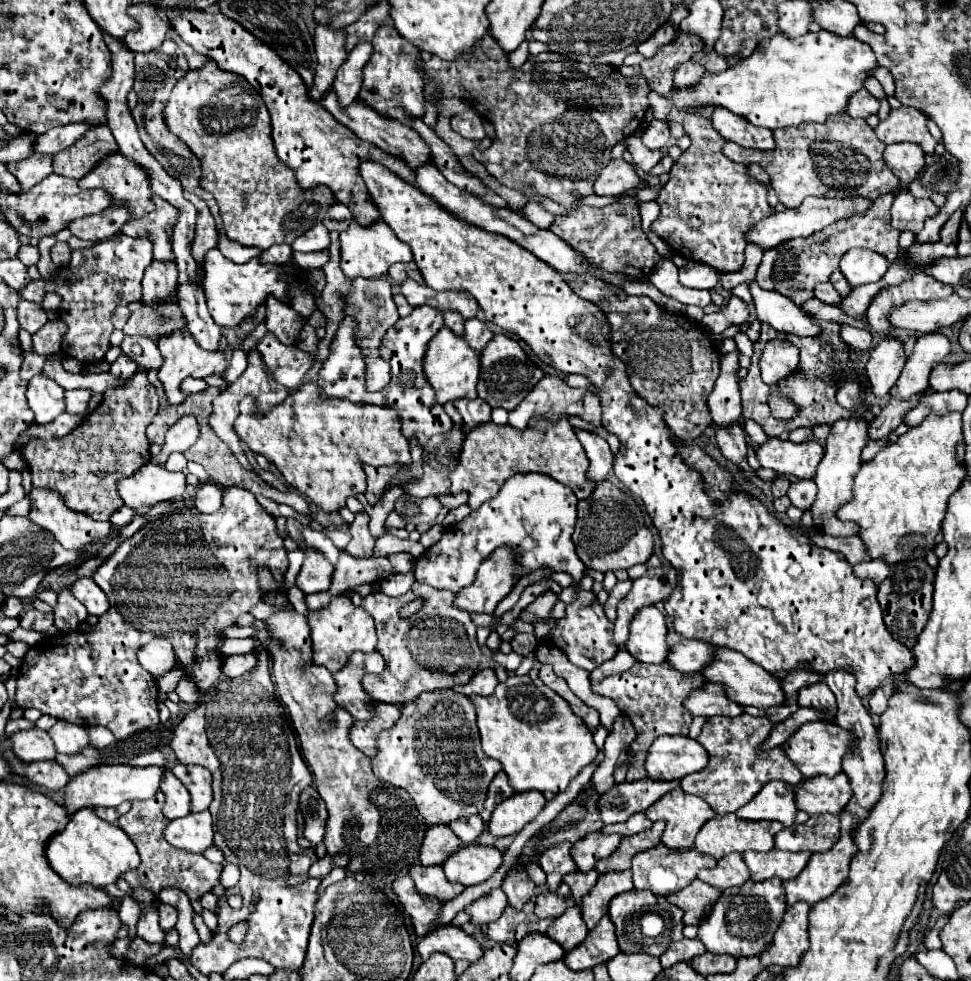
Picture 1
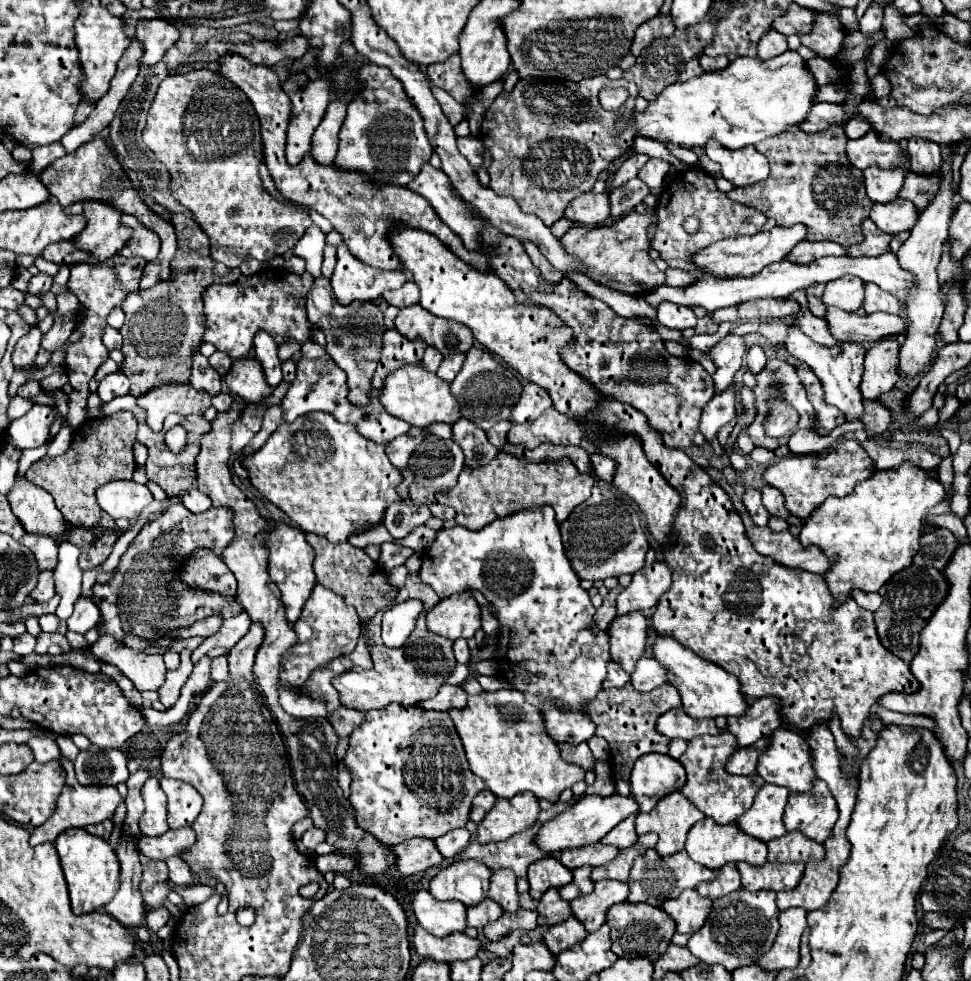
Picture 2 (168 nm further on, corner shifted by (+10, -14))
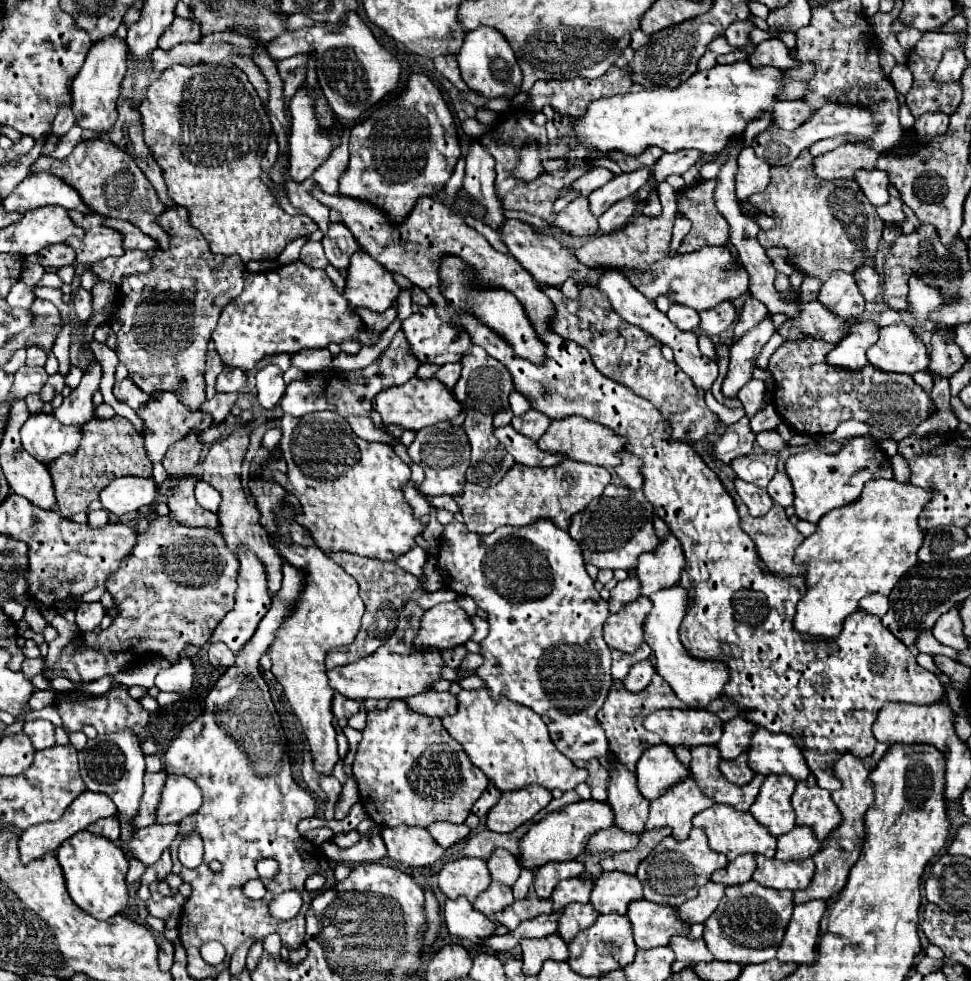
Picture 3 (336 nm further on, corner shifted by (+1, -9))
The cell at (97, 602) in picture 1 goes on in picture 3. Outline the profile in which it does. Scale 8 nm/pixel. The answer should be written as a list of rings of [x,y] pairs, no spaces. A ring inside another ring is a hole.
[[[100,601],[80,603],[74,613],[76,613],[76,625],[80,631],[94,631],[96,627],[100,627],[100,621],[104,617],[104,607]]]

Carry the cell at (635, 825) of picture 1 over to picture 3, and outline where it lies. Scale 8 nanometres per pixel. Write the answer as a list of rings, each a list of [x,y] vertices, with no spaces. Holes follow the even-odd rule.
[[[614,757],[612,761],[614,767],[610,769],[612,783],[608,787],[608,803],[616,815],[614,825],[626,833],[642,835],[642,831],[646,831],[644,825],[648,819],[650,801],[640,793],[636,777],[630,775],[626,769],[622,769]]]

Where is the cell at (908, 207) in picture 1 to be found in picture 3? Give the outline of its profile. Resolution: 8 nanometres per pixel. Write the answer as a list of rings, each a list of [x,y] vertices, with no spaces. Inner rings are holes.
[[[890,185],[890,201],[886,205],[878,207],[878,215],[884,223],[898,223],[900,225],[906,219],[902,207],[904,207],[904,201],[902,201],[900,191],[894,185]]]

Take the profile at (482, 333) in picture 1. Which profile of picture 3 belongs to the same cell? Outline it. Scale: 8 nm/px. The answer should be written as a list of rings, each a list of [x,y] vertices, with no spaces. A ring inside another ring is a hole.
[[[446,363],[438,369],[436,377],[446,383],[446,387],[454,387],[456,381],[460,379],[460,371],[462,371],[462,363]]]

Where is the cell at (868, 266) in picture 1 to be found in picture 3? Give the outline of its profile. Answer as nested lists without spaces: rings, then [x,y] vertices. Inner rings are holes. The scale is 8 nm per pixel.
[[[834,271],[830,279],[824,281],[824,285],[820,287],[818,301],[842,317],[860,317],[866,305],[854,279],[854,273],[846,271]]]

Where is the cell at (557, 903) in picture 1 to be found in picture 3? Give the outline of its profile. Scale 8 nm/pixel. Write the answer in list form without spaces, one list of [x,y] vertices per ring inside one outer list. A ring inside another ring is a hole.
[[[582,879],[560,881],[552,893],[554,913],[560,913],[570,903],[588,903],[590,891],[592,891],[592,883],[586,883]]]

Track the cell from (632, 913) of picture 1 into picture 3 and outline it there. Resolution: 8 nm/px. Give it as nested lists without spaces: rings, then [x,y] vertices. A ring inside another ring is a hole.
[[[646,899],[632,901],[626,915],[632,923],[634,943],[638,949],[668,945],[670,937],[688,935],[690,931],[690,925],[678,917],[678,911],[662,903],[650,903]]]

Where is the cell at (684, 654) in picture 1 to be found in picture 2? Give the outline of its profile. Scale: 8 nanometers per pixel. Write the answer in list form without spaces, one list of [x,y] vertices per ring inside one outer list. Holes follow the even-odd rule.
[[[641,658],[631,674],[631,684],[639,692],[649,692],[665,682],[665,668],[653,658]]]

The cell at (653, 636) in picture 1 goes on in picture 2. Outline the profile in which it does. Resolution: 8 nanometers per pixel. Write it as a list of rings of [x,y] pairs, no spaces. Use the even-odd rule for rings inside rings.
[[[629,612],[629,616],[617,616],[607,628],[609,654],[625,672],[633,672],[637,660],[647,646],[647,620],[641,612]]]

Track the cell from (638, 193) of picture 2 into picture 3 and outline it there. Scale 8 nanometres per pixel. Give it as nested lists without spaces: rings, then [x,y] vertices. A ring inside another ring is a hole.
[[[634,195],[628,197],[628,199],[622,199],[620,203],[614,203],[614,207],[610,207],[606,213],[602,213],[602,215],[598,217],[600,231],[610,233],[610,231],[616,231],[618,227],[624,227],[624,225],[636,215],[638,207],[640,207],[640,205],[636,203]]]

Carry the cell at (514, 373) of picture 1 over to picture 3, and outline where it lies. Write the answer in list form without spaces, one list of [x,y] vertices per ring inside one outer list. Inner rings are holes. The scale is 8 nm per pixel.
[[[474,345],[464,357],[462,357],[462,375],[454,387],[454,395],[458,399],[458,403],[462,403],[466,409],[476,409],[484,415],[494,415],[498,411],[504,411],[508,405],[508,395],[514,391],[512,385],[512,375],[510,371],[506,371],[506,367],[494,359],[490,359],[490,355],[486,355],[486,351],[482,351],[482,347]]]

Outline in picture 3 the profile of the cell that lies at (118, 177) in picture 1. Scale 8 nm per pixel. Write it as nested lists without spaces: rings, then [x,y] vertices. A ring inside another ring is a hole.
[[[68,211],[68,215],[74,223],[80,223],[80,227],[84,227],[86,231],[82,239],[66,241],[70,247],[74,247],[80,265],[92,265],[106,257],[118,257],[124,253],[122,247],[124,237],[120,231],[104,225],[106,217],[80,211]]]

